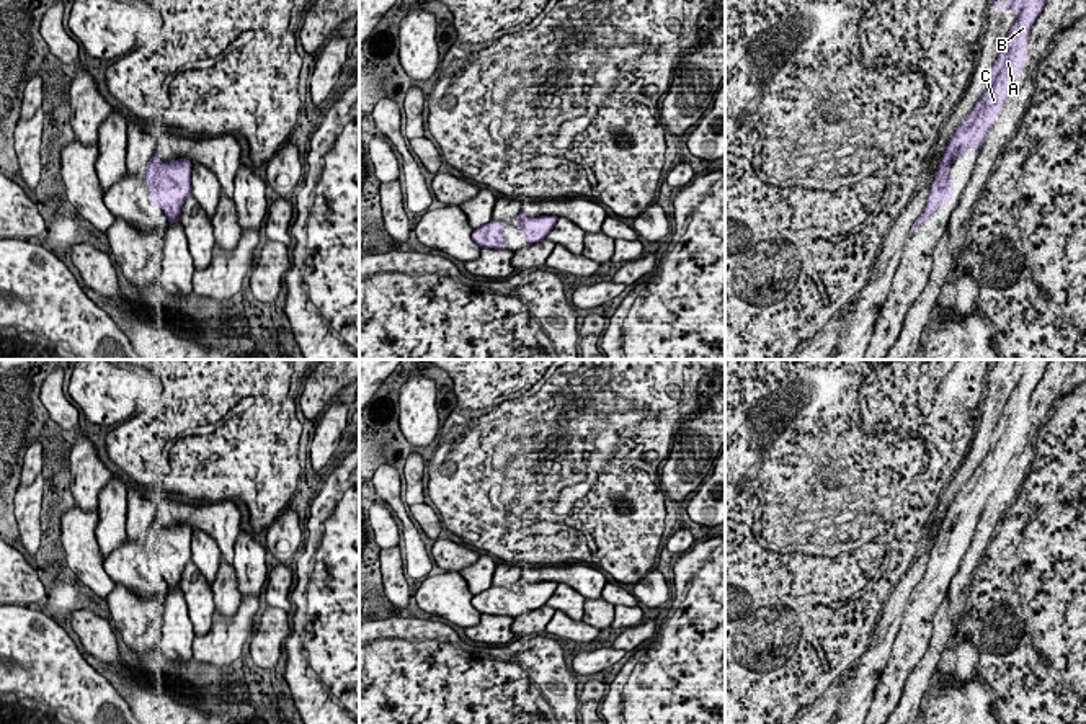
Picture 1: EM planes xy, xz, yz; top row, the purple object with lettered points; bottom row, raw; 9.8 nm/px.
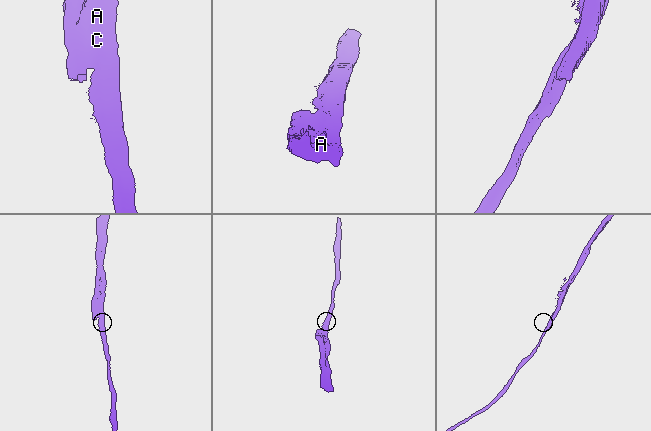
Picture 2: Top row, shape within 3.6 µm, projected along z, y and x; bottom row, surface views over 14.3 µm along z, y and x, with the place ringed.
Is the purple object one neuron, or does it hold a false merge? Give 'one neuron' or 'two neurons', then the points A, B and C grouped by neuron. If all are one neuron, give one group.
two neurons; groups A C / B

